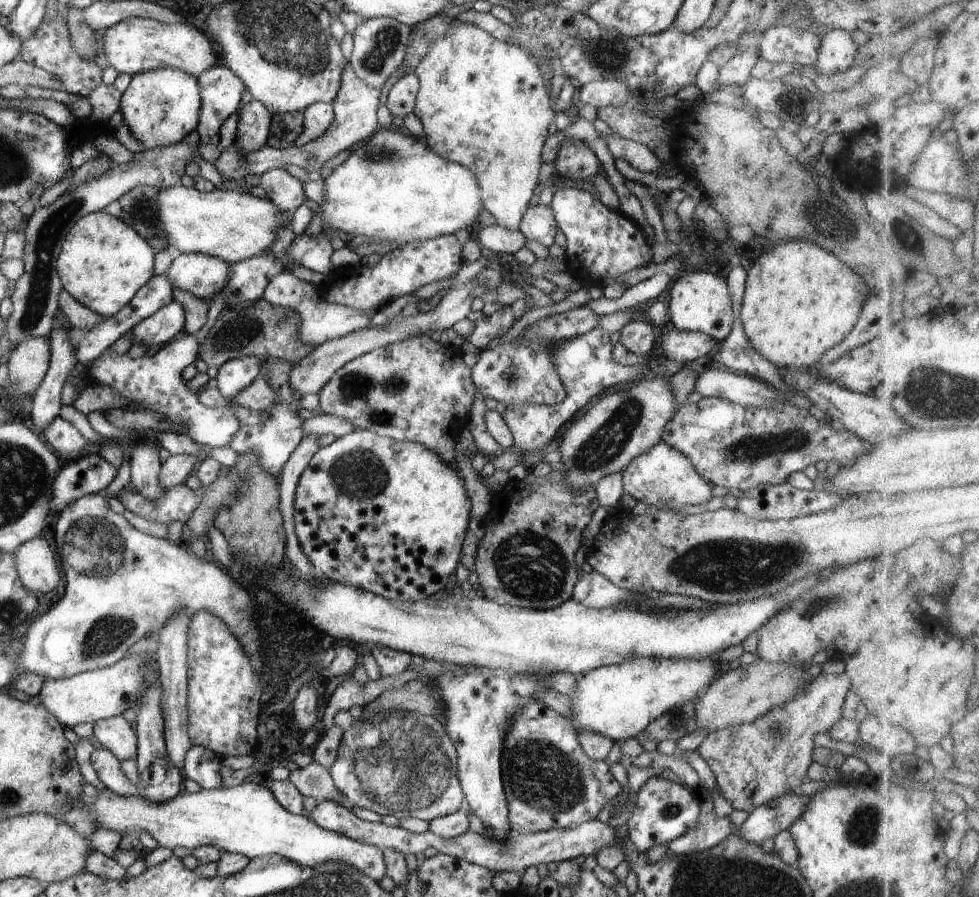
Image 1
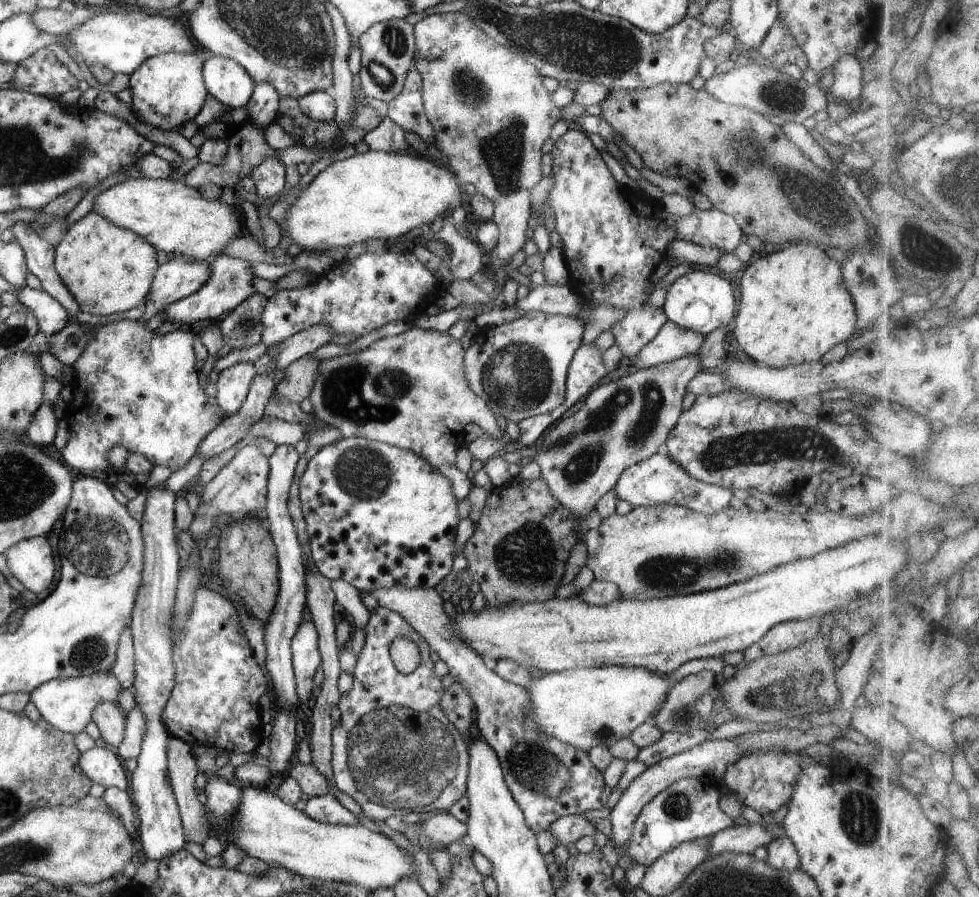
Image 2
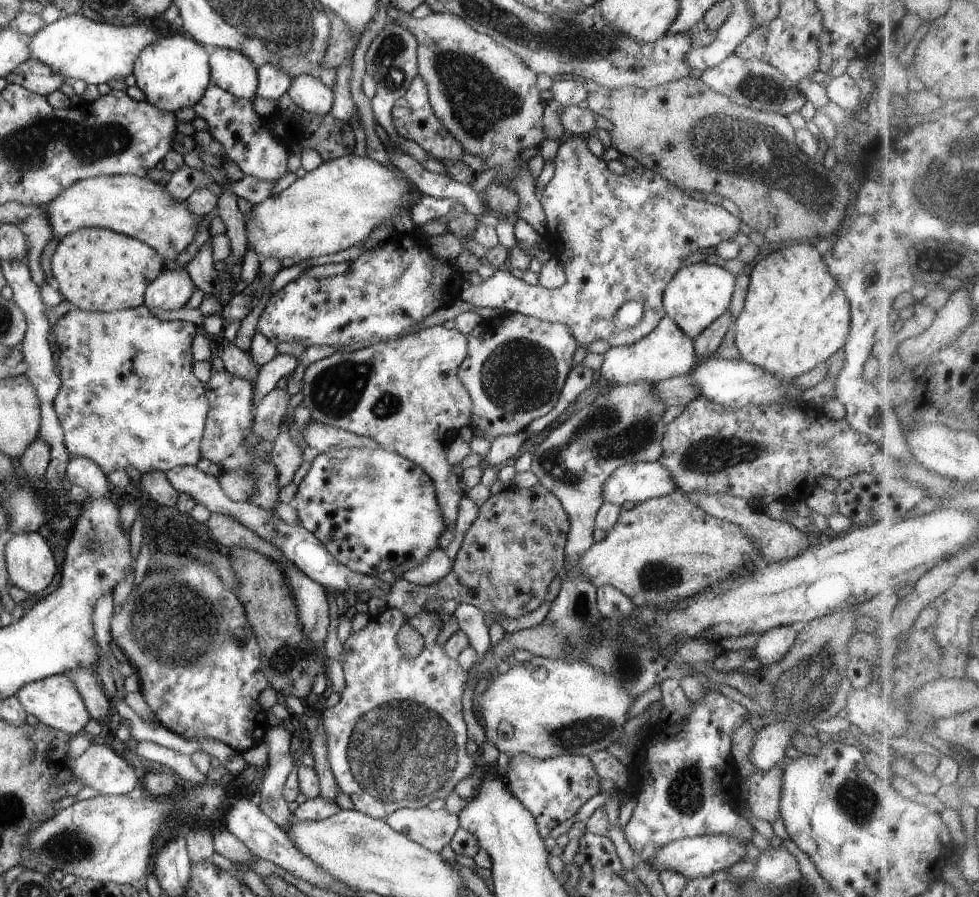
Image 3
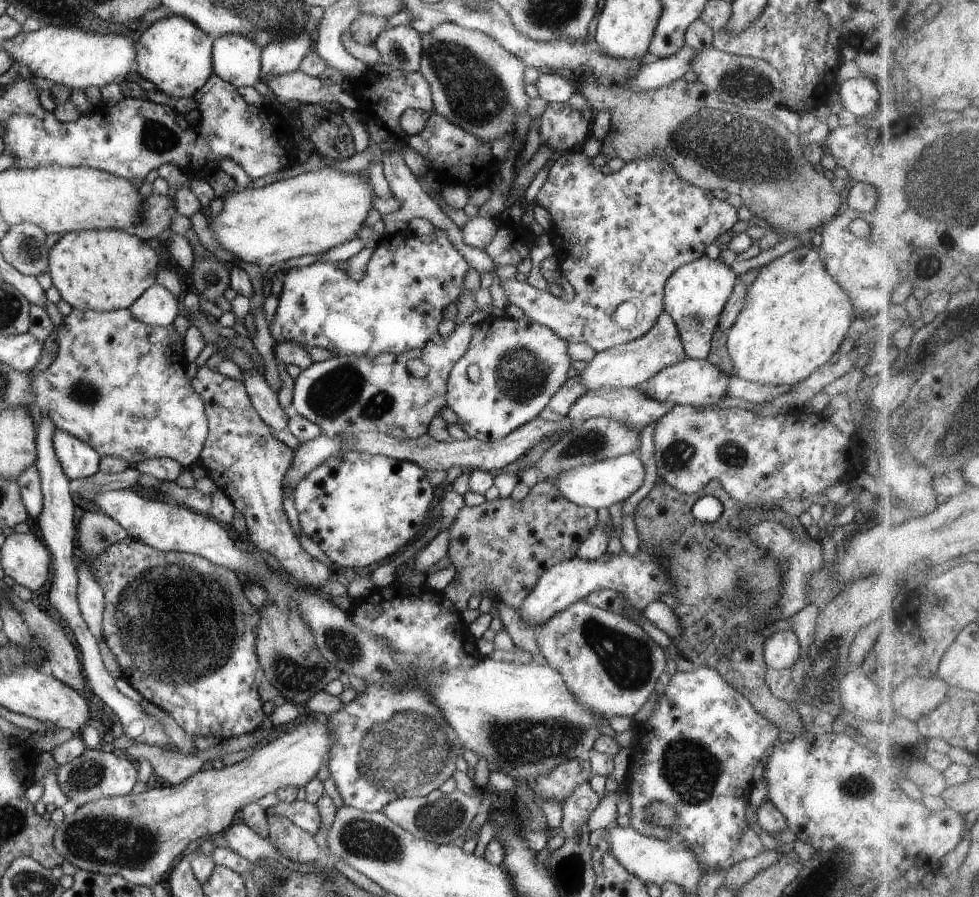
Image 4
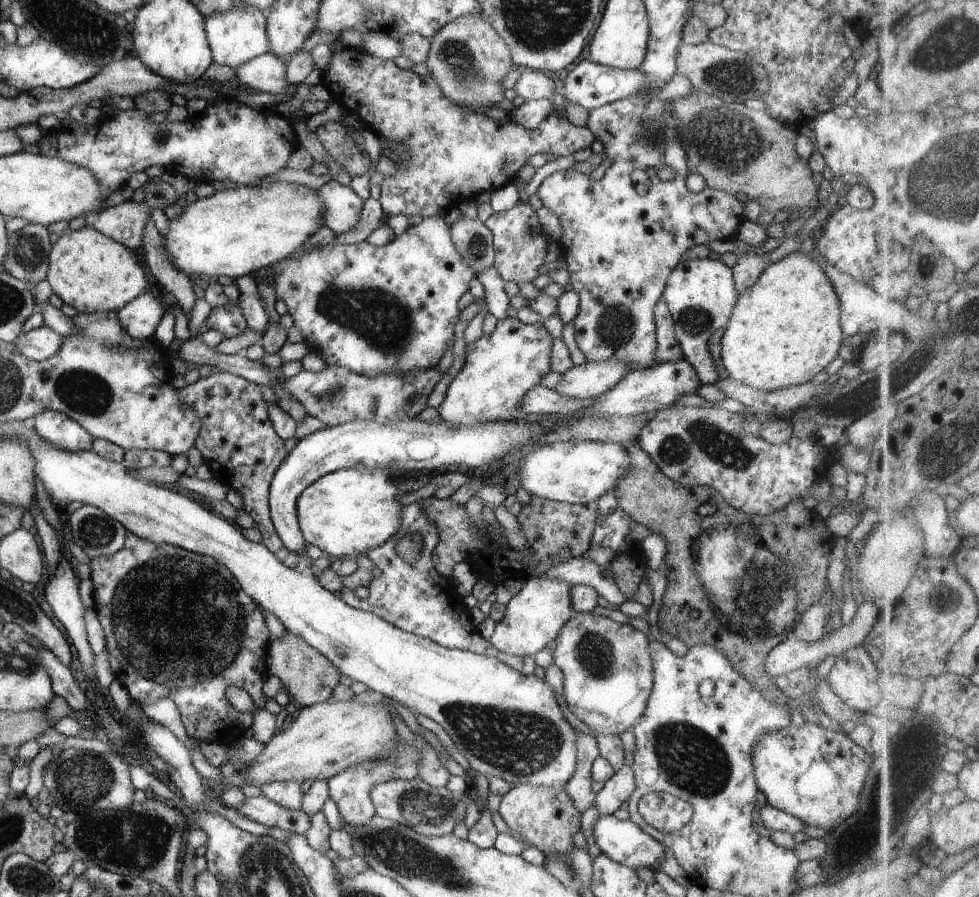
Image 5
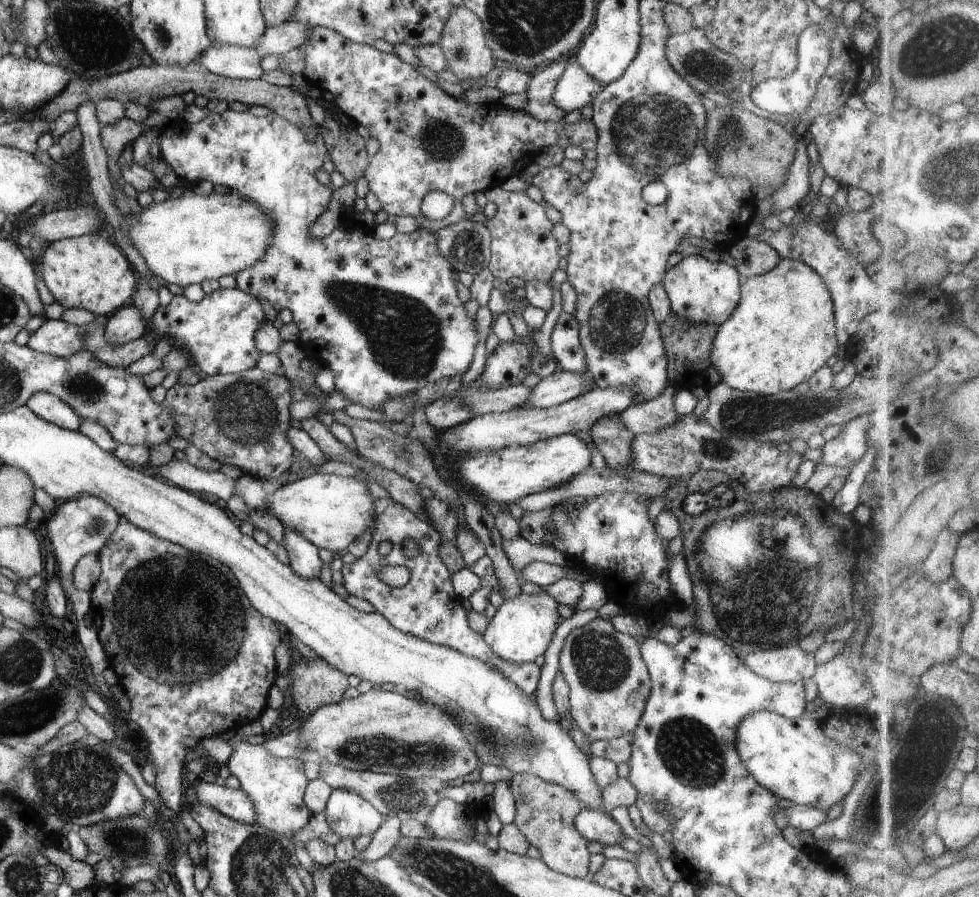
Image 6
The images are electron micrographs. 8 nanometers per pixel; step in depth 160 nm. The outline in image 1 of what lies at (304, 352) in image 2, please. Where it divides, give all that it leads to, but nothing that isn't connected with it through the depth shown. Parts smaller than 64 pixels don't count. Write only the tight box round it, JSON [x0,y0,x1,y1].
[262,271,373,347]

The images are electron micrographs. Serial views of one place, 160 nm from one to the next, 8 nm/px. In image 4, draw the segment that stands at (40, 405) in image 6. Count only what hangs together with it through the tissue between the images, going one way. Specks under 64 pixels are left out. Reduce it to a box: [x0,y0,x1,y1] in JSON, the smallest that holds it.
[52,428,100,481]

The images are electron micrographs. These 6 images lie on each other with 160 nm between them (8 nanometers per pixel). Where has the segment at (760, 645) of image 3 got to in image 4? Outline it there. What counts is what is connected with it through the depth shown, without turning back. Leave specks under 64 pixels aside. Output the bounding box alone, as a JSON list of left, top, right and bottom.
[764,630,800,668]

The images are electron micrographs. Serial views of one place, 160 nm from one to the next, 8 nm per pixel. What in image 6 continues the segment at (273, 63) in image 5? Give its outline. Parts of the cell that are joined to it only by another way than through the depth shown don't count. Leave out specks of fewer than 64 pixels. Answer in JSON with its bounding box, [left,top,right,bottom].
[194,42,264,80]

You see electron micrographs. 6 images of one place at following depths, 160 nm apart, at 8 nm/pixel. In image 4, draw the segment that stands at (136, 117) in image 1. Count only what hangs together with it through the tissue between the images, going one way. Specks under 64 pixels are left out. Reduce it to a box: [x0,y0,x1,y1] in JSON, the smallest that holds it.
[135,11,214,98]

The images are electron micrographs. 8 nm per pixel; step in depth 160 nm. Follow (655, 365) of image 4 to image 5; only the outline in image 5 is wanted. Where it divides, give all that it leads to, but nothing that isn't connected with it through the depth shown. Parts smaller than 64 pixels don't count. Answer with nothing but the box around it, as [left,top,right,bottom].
[554,299,683,398]

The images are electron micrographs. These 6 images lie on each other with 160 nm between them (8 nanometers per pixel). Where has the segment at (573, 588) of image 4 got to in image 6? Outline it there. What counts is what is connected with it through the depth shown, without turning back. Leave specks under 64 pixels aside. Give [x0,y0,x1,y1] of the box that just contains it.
[483,589,559,664]

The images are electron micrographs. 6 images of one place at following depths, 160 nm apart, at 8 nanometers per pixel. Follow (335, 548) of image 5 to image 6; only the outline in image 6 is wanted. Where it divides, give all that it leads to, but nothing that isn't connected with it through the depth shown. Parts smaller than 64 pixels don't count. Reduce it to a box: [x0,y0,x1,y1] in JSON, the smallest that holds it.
[264,474,374,556]

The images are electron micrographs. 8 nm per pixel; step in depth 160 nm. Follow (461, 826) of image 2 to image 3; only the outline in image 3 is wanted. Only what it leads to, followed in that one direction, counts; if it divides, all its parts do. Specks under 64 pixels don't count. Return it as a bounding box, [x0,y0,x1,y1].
[385,806,461,853]

